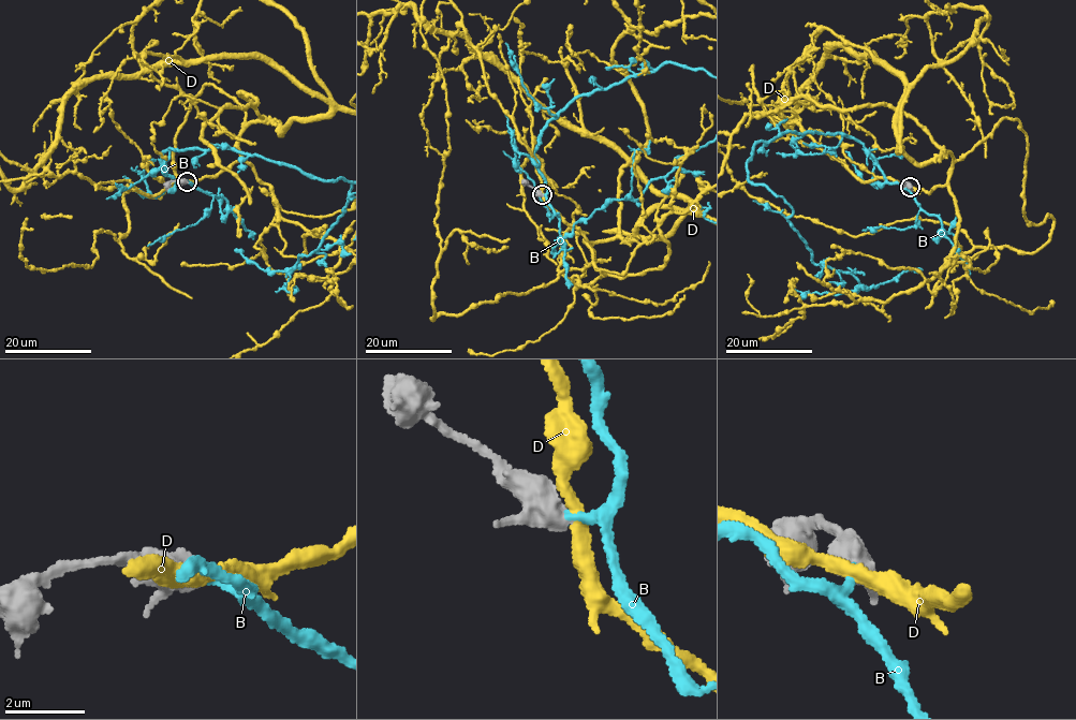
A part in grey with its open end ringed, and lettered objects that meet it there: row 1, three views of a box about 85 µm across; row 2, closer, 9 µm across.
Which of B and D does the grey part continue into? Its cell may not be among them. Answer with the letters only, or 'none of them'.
B

